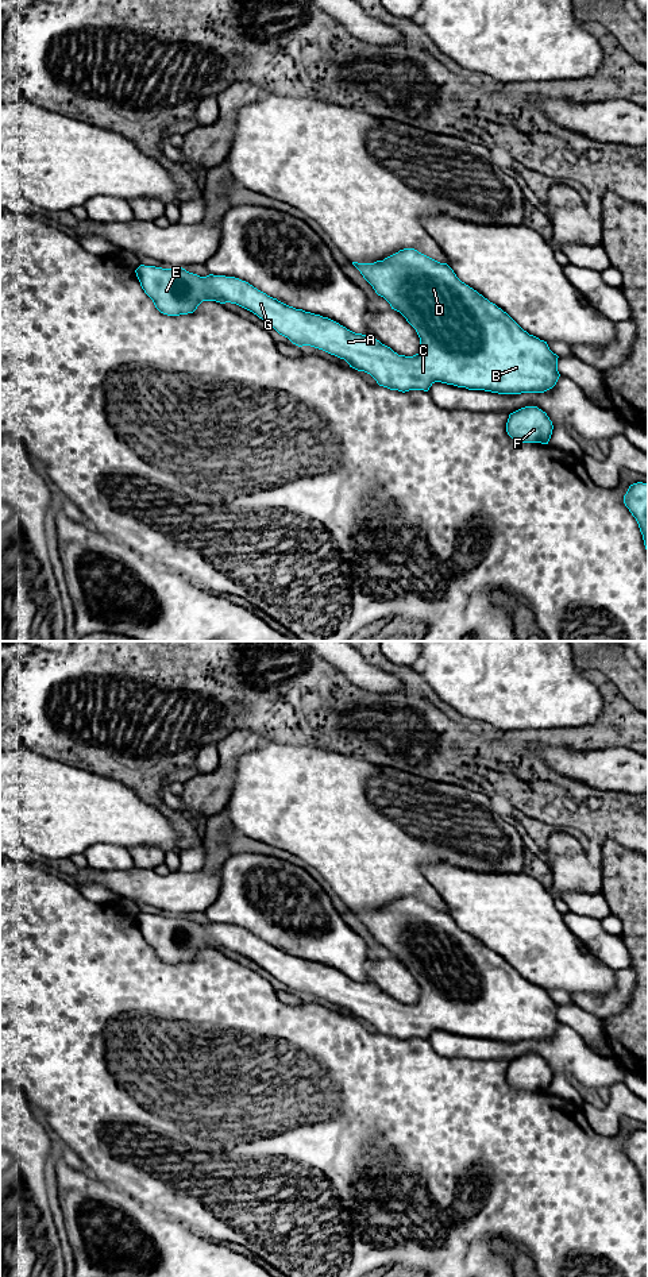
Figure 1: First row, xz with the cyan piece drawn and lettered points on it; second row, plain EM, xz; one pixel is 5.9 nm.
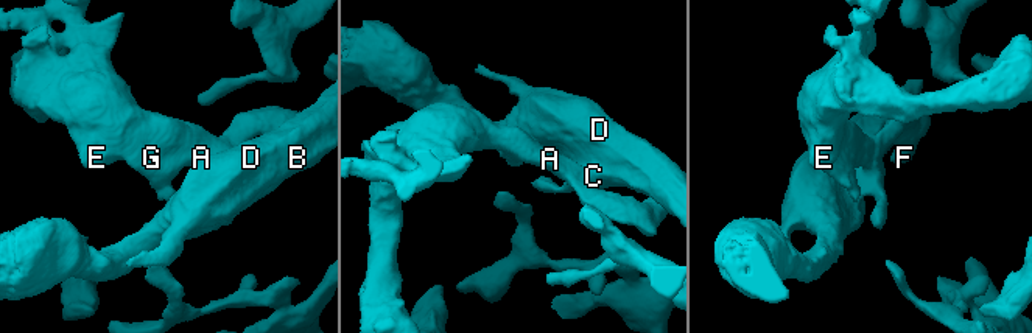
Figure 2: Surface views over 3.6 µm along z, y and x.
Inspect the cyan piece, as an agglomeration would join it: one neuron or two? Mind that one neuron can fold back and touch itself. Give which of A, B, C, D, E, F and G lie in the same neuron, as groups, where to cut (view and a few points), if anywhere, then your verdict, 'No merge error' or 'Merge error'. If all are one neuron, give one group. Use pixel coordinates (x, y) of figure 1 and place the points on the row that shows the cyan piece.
Groups: A B C D E F G. No split. No merge error

